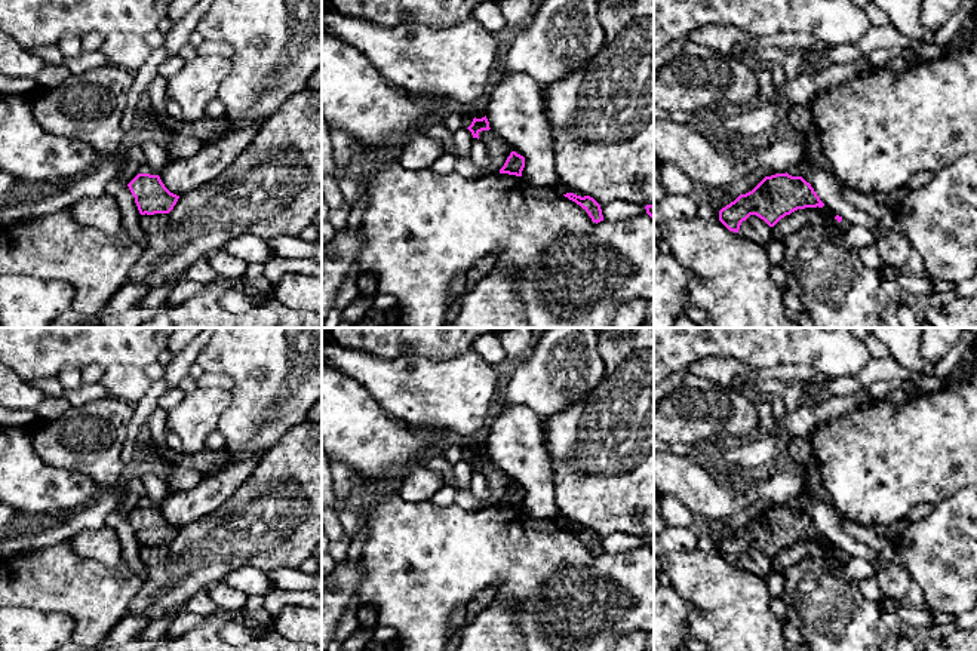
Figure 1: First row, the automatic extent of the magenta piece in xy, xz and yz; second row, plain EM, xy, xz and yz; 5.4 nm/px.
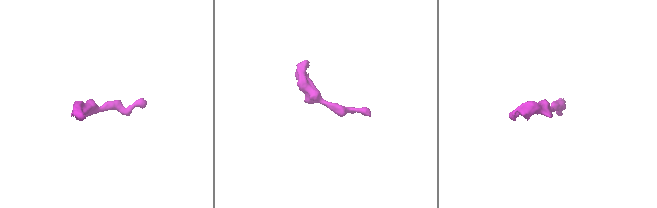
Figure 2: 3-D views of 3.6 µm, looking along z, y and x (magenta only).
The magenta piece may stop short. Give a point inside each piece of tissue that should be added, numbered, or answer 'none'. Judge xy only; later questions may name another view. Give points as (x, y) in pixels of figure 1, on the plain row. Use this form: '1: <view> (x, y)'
none

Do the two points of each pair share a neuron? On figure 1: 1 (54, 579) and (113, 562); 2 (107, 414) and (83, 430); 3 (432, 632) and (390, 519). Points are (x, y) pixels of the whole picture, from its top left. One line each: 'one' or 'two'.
1: two
2: one
3: one

